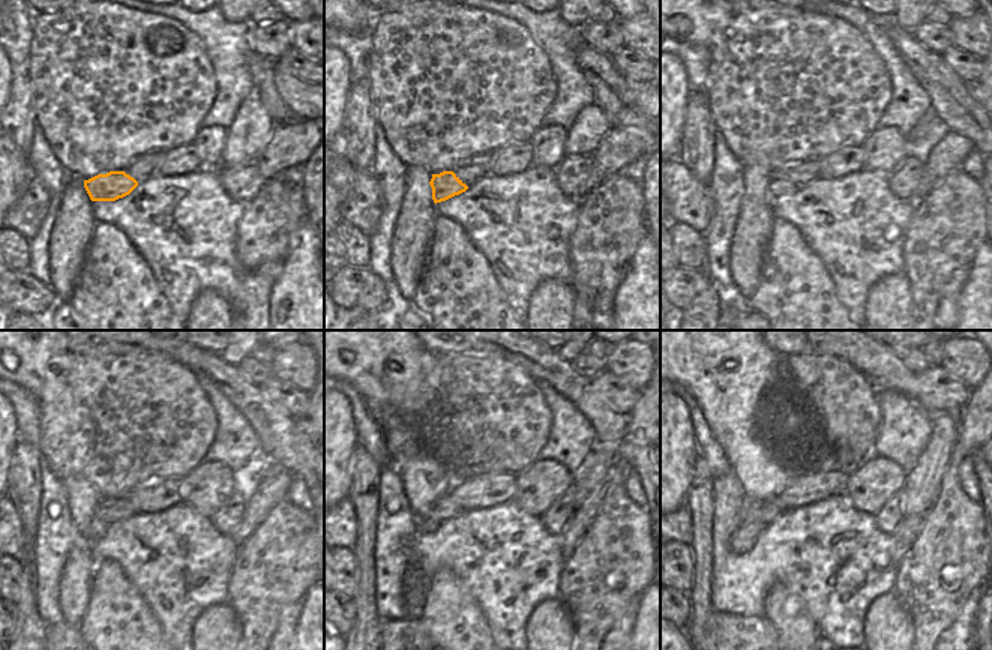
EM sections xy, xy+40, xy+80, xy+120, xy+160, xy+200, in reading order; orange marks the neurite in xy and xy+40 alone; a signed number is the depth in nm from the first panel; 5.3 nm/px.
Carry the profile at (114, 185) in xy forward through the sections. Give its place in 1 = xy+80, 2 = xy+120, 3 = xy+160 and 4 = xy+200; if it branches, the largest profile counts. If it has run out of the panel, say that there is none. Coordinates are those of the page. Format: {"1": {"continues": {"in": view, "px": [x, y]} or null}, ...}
{"1": {"continues": {"in": "xy+80", "px": [776, 188]}}, "2": {"continues": {"in": "xy+120", "px": [98, 529]}}, "3": {"continues": {"in": "xy+160", "px": [423, 526]}}, "4": {"continues": {"in": "xy+200", "px": [743, 539]}}}

